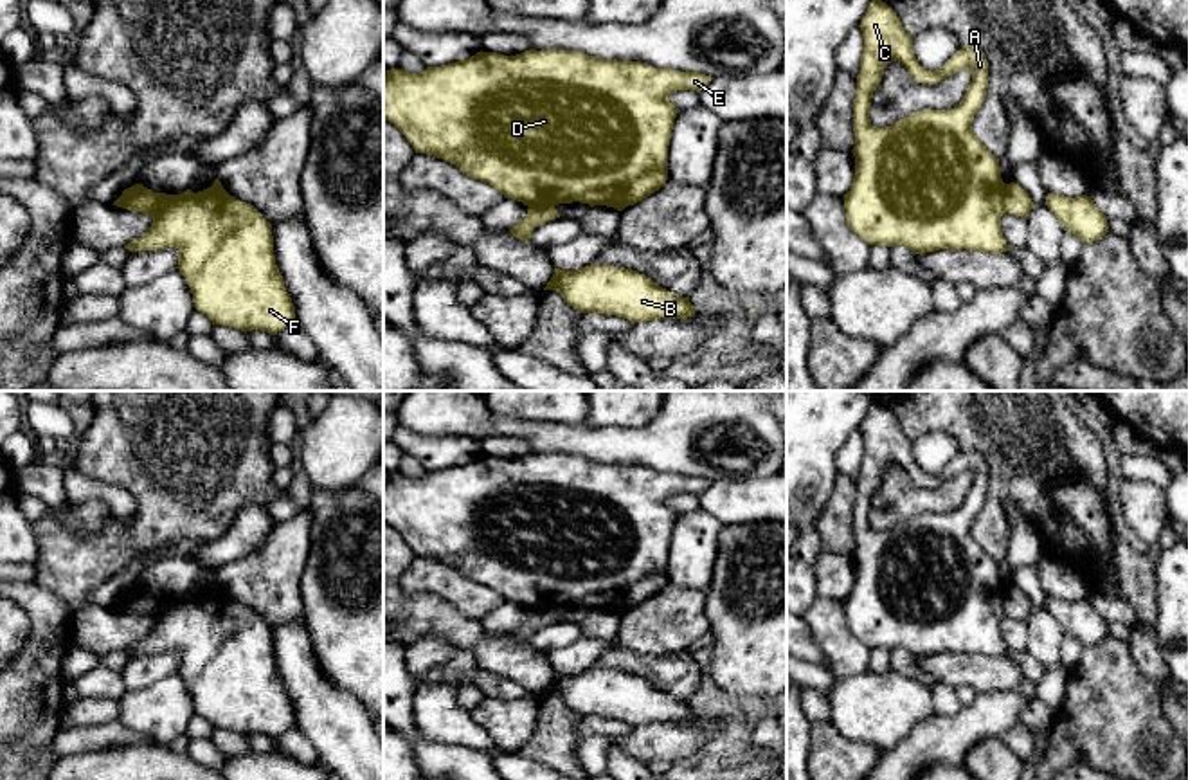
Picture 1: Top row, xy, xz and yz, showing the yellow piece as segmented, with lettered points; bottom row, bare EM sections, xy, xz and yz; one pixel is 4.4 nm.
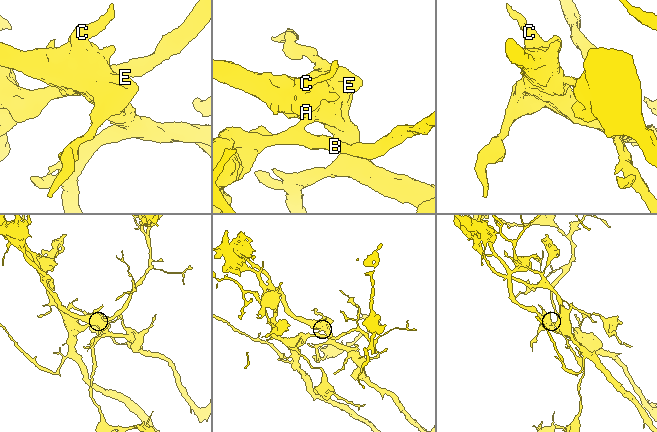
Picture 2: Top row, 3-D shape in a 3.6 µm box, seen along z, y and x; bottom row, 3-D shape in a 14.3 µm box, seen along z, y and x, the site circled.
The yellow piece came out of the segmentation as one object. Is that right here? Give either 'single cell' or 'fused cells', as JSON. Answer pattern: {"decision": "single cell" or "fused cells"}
{"decision": "fused cells"}

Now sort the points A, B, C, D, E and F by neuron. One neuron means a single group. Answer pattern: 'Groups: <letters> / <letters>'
Groups: A C D E F / B

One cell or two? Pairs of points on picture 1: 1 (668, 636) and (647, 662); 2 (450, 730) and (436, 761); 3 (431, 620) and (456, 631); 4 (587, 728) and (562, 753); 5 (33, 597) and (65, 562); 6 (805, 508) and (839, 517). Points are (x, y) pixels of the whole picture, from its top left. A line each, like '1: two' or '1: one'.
1: two
2: two
3: one
4: two
5: two
6: two

